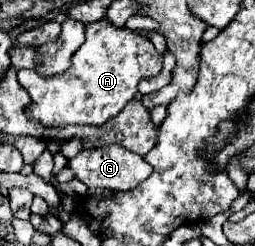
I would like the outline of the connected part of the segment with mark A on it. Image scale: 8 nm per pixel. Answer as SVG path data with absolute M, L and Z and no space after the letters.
M104 17L86 27L86 41L72 55L72 67L68 71L40 77L34 69L26 69L18 71L18 81L32 97L32 105L26 109L30 119L42 125L104 125L134 99L142 79L156 77L160 71L162 55L154 49L148 35L128 27L114 27Z

